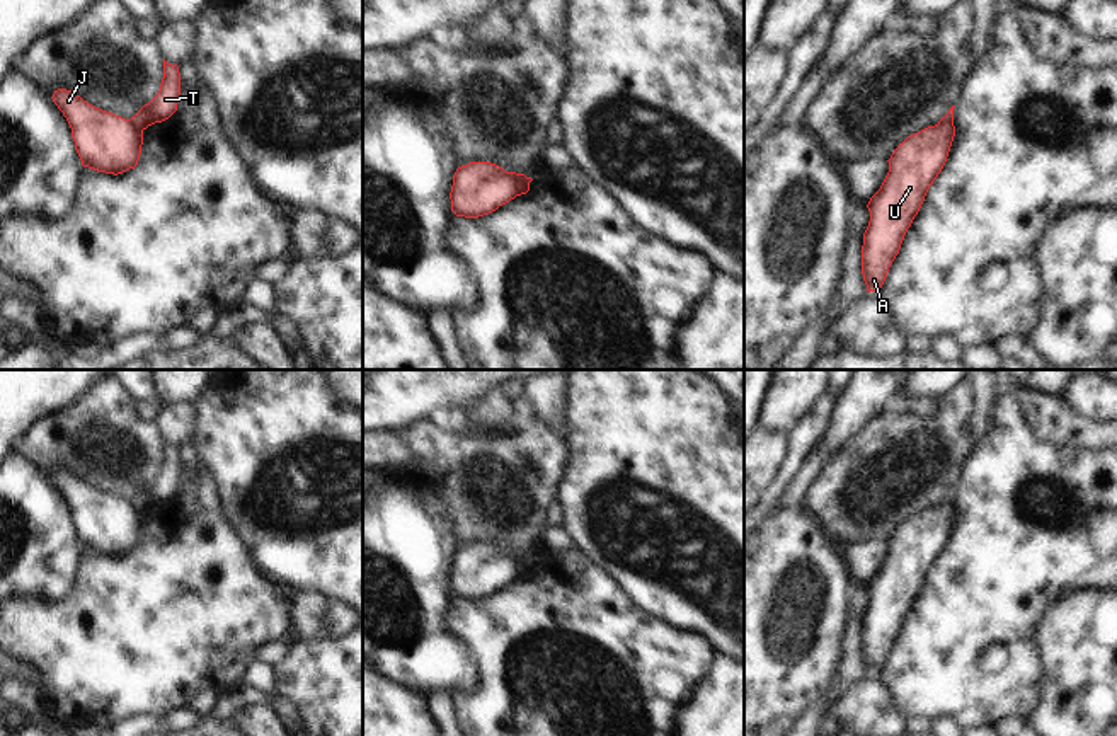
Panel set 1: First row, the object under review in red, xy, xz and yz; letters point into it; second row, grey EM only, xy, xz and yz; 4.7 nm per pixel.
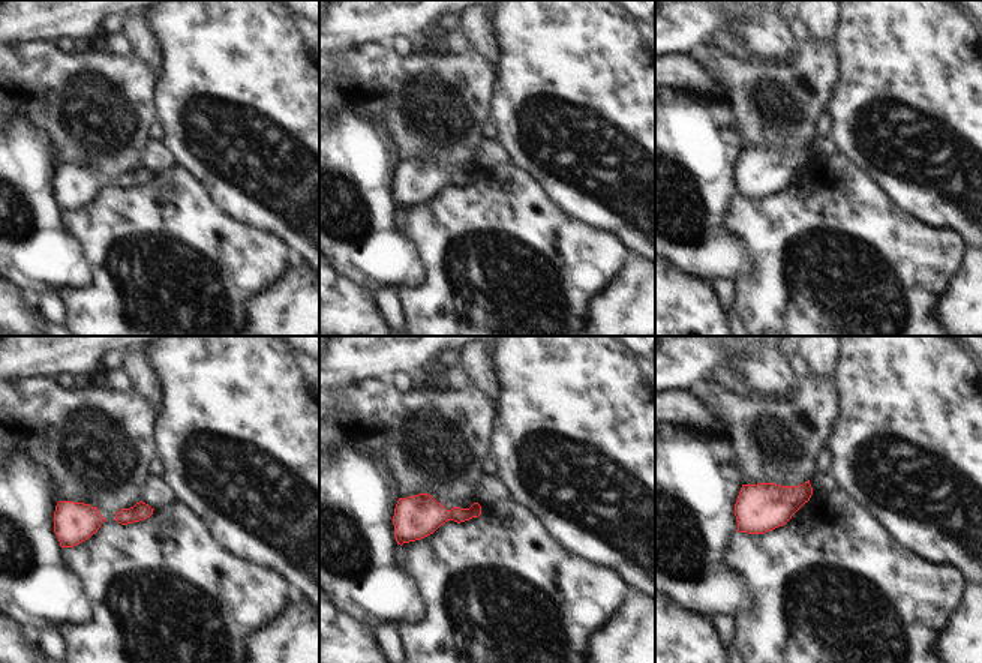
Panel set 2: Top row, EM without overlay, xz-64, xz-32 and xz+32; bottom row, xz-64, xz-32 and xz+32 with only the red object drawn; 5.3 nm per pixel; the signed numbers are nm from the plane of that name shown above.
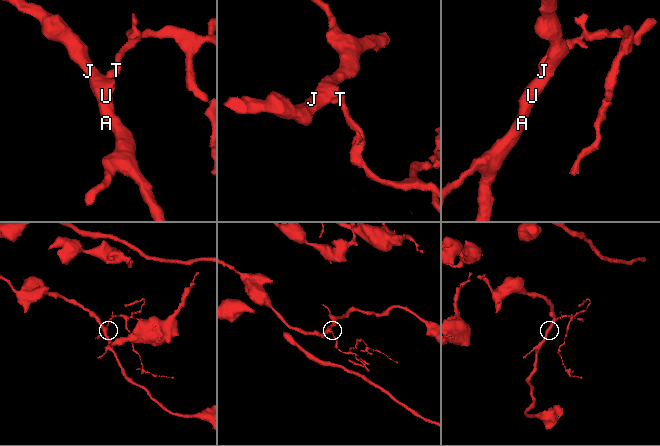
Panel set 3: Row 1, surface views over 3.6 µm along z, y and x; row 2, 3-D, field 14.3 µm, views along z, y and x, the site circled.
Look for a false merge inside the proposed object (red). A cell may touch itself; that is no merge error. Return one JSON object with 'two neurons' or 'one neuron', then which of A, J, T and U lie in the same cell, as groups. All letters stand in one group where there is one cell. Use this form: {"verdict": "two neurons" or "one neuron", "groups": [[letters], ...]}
{"verdict": "two neurons", "groups": [["A", "J", "U"], ["T"]]}

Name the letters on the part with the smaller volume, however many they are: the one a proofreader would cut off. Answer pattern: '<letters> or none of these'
T

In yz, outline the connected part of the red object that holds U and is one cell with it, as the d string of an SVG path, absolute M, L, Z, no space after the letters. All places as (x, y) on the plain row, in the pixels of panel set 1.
M954 504L947 508L928 508L899 525L887 542L889 554L880 571L870 579L867 586L870 593L870 603L863 615L862 656L868 675L880 673L889 649L899 635L908 610L918 596L930 567L938 559L947 543L954 518Z

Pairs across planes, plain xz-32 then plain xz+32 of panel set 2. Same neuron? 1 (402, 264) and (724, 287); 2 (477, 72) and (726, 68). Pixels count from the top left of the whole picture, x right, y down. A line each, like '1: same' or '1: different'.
1: different
2: same

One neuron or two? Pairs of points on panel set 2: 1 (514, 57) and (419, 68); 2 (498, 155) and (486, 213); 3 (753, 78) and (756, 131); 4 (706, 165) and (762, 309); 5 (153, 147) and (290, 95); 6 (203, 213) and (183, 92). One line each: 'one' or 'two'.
1: two
2: two
3: one
4: two
5: two
6: two

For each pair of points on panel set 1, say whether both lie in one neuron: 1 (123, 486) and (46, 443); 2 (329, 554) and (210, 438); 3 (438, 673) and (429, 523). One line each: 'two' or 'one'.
1: one
2: one
3: one

